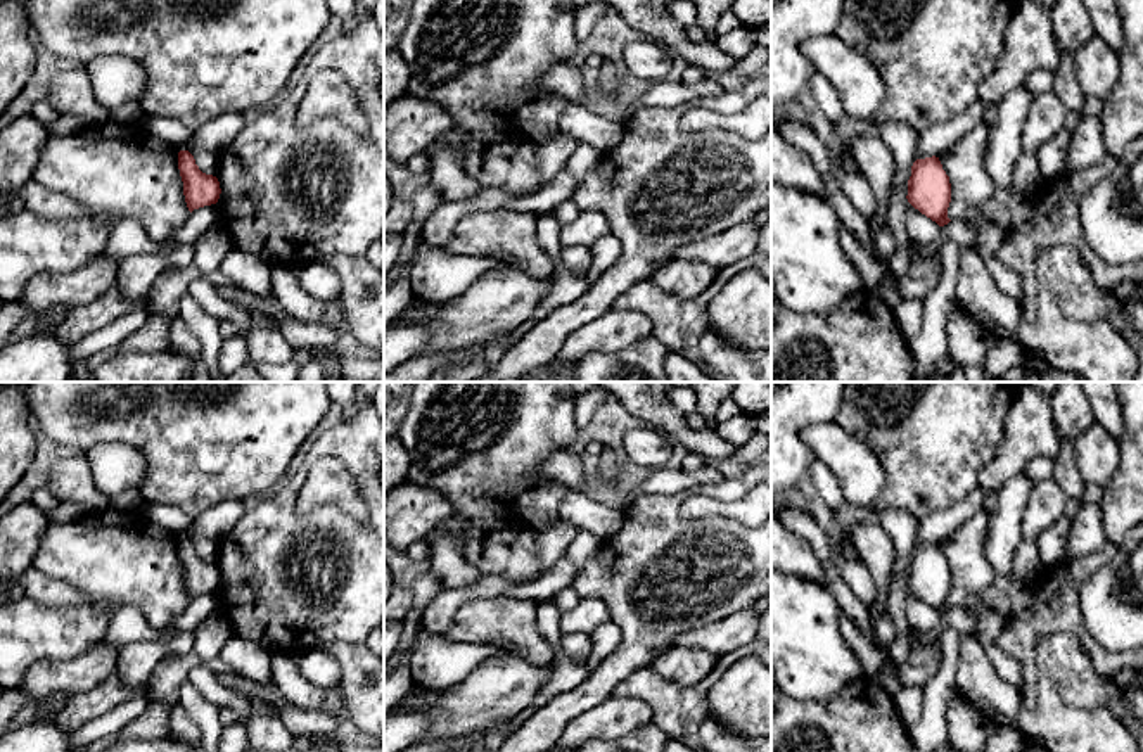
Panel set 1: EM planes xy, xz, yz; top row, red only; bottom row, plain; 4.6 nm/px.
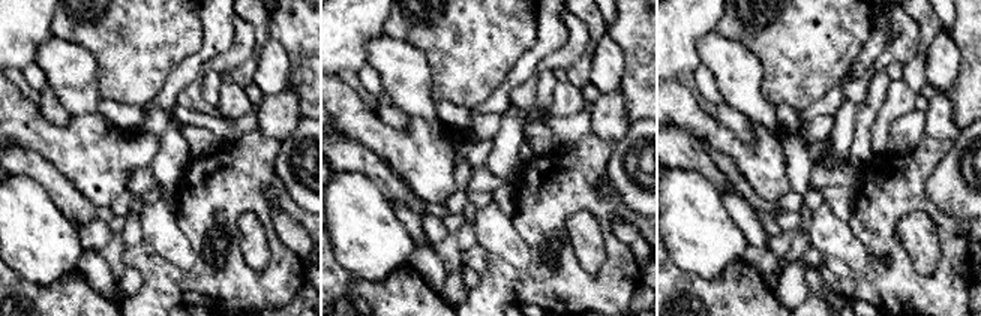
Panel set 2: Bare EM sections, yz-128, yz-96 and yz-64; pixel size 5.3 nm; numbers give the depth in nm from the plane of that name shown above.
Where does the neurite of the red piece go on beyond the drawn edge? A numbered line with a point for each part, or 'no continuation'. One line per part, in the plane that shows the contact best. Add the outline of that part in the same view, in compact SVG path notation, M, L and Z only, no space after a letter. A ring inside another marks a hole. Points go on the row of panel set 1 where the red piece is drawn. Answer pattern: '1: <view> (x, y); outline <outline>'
no continuation

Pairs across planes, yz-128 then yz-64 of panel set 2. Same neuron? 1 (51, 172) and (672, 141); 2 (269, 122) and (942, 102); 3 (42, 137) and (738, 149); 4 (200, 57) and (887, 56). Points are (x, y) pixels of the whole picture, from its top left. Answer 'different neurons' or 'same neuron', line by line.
1: same neuron
2: same neuron
3: same neuron
4: different neurons

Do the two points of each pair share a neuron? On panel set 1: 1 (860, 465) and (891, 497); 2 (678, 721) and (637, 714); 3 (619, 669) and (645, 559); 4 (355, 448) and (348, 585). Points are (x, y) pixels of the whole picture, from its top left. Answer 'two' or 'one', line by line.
1: two
2: two
3: one
4: one

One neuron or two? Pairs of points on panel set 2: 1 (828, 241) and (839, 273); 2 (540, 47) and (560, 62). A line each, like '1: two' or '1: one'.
1: two
2: two

